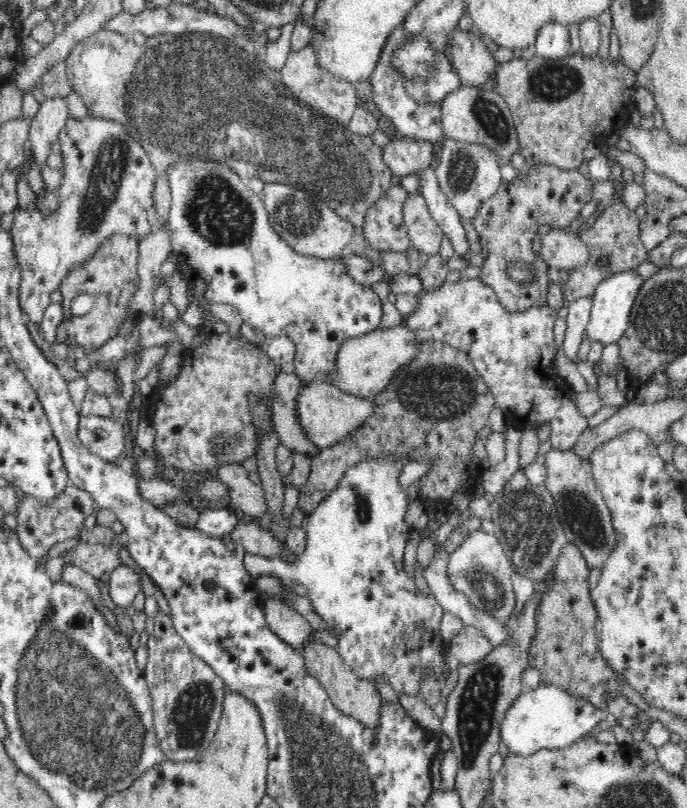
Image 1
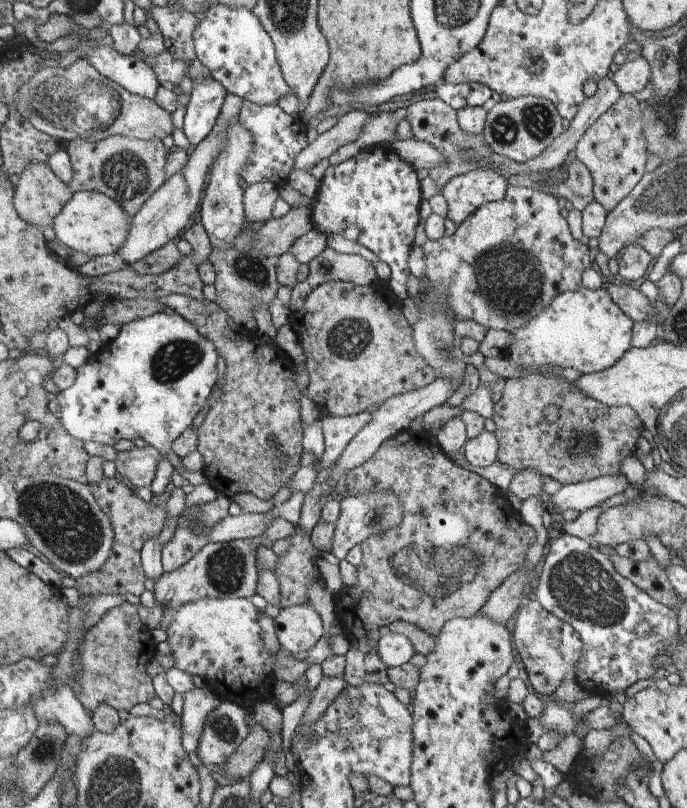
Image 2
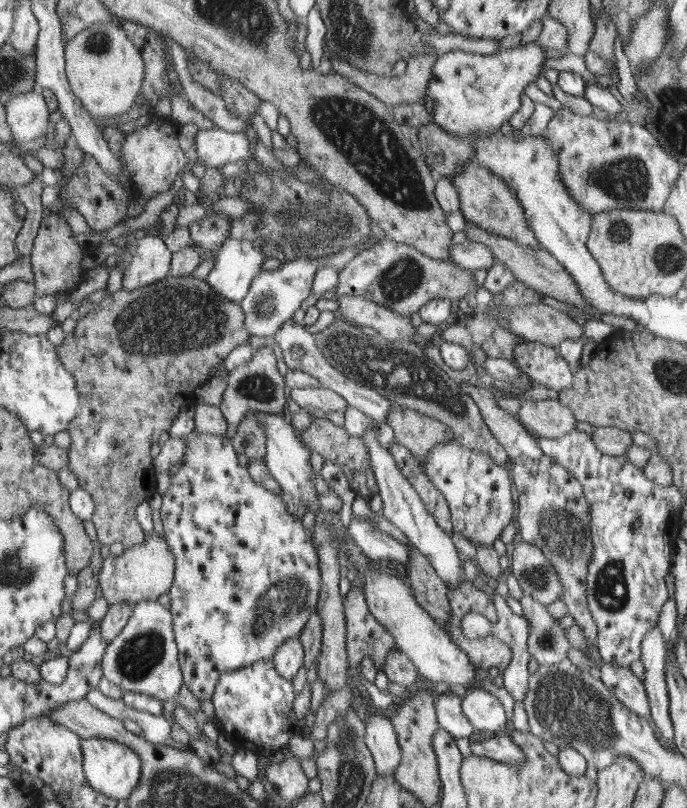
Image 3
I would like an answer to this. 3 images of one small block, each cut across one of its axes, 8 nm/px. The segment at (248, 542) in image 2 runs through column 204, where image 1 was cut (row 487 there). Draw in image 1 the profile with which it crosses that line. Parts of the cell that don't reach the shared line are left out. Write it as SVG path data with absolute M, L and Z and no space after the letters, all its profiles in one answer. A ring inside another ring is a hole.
M551 449L544 454L544 467L547 471L544 485L552 495L564 536L568 542L578 546L586 559L588 570L601 569L619 542L616 541L616 530L612 525L610 509L606 506L606 501L591 472L589 458L581 458L572 449L564 452Z

